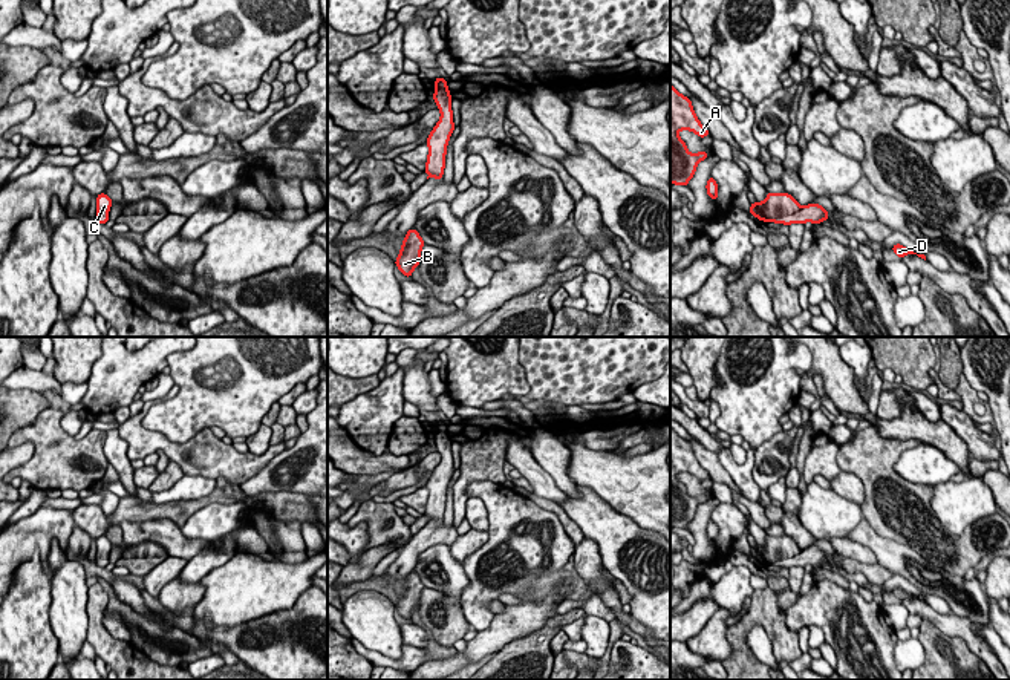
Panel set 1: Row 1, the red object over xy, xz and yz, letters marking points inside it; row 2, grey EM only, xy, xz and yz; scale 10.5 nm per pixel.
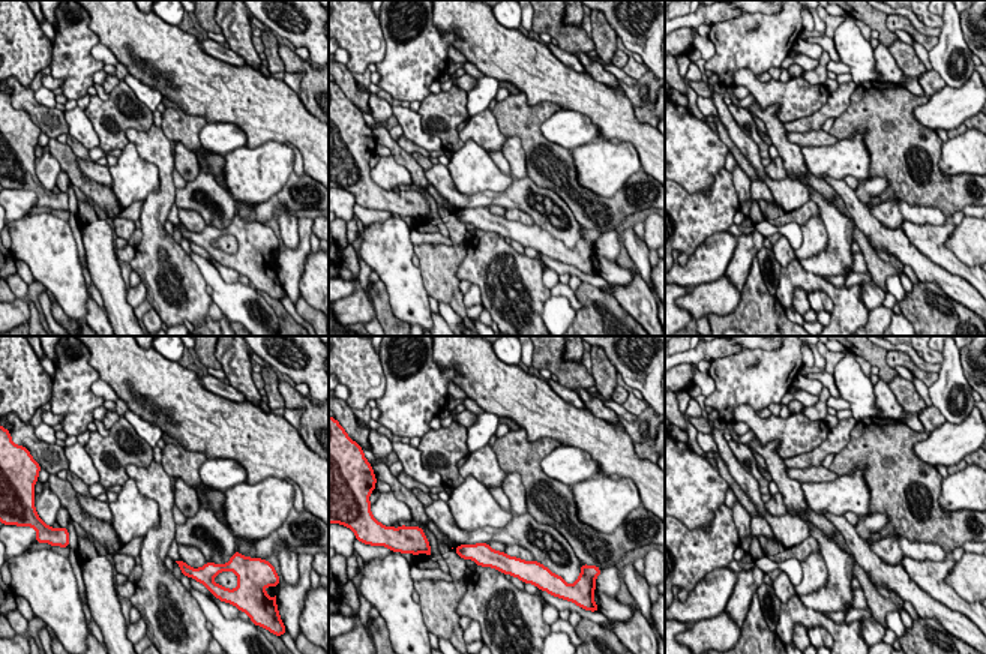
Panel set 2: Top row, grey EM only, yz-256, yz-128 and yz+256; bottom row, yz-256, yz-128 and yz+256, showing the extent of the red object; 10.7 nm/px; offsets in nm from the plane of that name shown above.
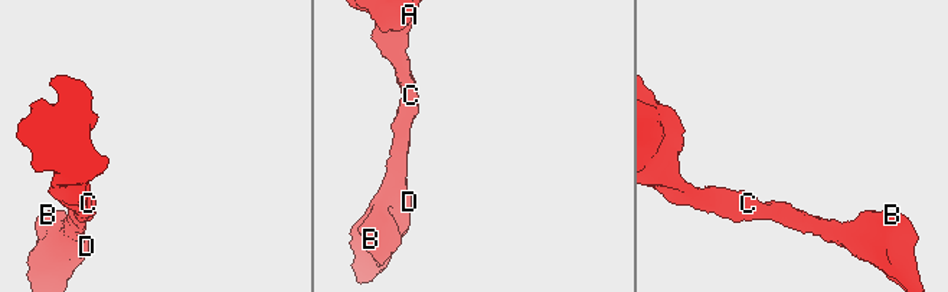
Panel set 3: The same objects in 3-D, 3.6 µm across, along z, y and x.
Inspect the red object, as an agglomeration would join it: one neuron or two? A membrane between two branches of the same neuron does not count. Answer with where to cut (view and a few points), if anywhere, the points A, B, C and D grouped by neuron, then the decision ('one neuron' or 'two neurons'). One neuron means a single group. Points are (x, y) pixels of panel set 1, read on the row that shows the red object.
cut none; groups A B C D; one neuron

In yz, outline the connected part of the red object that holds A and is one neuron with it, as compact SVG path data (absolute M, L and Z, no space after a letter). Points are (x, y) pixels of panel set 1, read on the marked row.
M670 84L670 184L687 187L696 172L696 165L707 159L709 155L705 150L690 153L686 142L678 136L679 130L690 130L699 138L705 138L710 133L699 123L692 101Z

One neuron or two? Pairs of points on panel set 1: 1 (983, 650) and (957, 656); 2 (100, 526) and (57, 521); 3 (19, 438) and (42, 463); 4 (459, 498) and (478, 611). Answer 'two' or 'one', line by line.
1: two
2: two
3: one
4: two

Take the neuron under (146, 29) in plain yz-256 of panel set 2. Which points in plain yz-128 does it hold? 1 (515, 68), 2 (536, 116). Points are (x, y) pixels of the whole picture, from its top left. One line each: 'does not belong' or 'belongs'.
1: belongs
2: does not belong

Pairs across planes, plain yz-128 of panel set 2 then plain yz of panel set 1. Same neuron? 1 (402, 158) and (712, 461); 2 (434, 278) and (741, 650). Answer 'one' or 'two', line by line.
1: one
2: one

